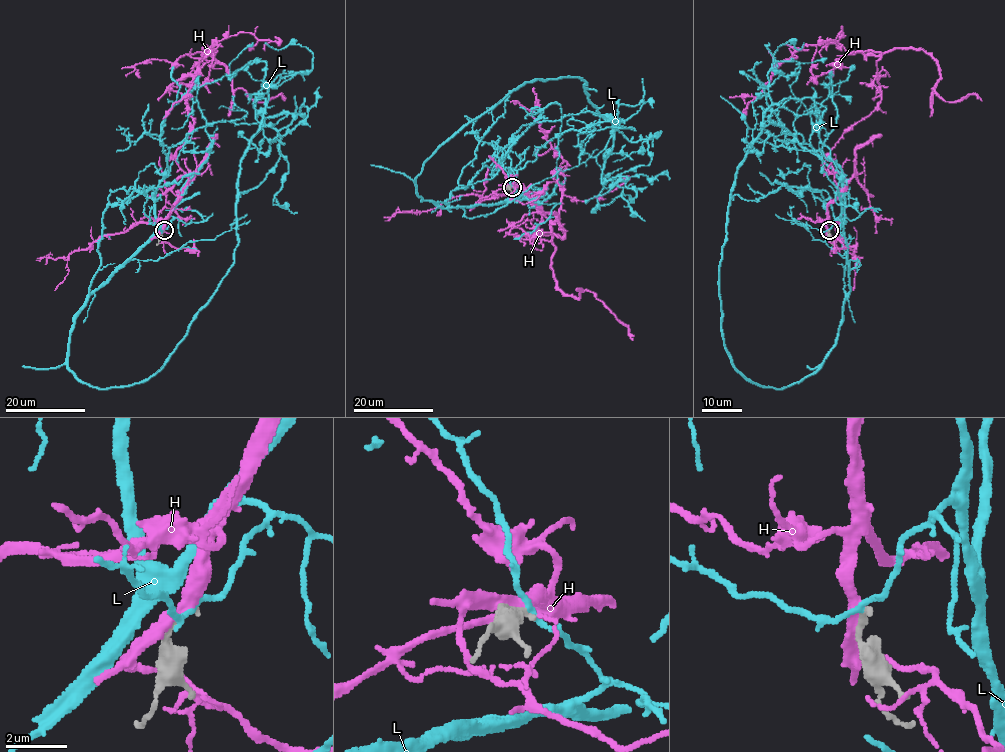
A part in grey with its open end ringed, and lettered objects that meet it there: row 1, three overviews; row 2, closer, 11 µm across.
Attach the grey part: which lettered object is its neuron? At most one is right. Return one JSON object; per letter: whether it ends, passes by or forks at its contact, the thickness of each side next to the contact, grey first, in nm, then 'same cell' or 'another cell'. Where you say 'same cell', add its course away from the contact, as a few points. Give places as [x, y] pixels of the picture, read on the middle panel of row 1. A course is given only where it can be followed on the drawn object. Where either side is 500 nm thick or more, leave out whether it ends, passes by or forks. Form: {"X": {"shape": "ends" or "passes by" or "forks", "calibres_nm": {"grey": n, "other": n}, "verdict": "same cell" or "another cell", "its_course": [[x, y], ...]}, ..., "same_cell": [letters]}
{"H": {"shape": "passes by", "calibres_nm": {"grey": 260, "other": 400}, "verdict": "another cell"}, "L": {"shape": "passes by", "calibres_nm": {"grey": 240, "other": 160}, "verdict": "another cell"}, "same_cell": []}

